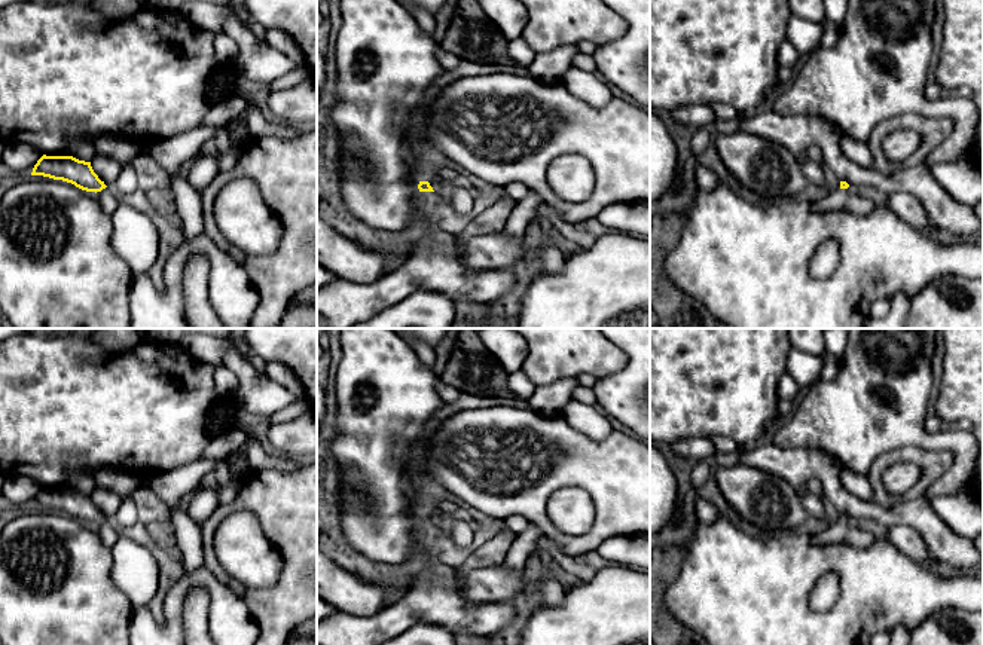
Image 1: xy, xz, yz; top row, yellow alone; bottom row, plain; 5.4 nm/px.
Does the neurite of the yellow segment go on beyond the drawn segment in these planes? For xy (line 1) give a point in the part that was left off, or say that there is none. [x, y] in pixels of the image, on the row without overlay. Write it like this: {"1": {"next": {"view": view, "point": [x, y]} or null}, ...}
{"1": {"next": {"view": "xy", "point": [107, 531]}}}

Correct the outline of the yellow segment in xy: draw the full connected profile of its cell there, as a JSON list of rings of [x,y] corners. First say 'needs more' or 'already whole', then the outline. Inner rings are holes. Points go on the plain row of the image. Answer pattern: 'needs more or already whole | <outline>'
needs more | [[[43,487],[34,498],[31,508],[62,513],[82,523],[94,525],[101,542],[107,548],[113,548],[119,539],[119,528],[113,520],[107,520],[104,514],[98,511],[91,495],[79,493],[73,489]]]

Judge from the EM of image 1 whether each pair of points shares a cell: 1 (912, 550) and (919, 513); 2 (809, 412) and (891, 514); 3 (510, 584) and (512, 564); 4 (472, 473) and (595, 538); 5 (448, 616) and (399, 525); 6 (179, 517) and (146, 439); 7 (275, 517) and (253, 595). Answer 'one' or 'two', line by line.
1: two
2: two
3: two
4: one
5: two
6: two
7: one

